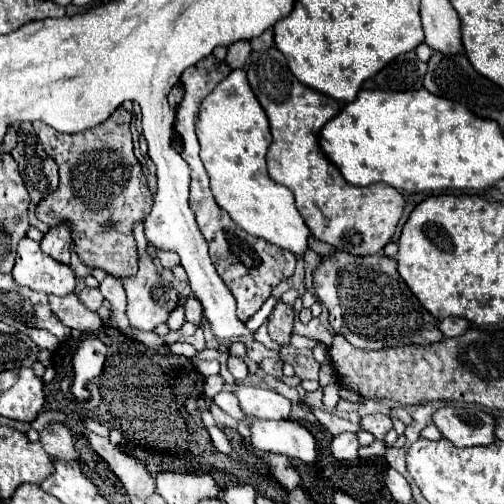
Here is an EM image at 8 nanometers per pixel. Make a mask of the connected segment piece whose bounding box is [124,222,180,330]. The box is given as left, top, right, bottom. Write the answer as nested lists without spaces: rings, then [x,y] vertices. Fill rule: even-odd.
[[[142,222],[135,224],[133,234],[137,243],[139,267],[138,272],[132,278],[124,280],[124,290],[126,290],[126,296],[128,296],[128,320],[130,320],[130,326],[134,326],[134,328],[154,330],[158,324],[168,320],[170,312],[176,308],[180,298],[178,298],[176,290],[172,288],[172,284],[166,282],[158,274],[156,266],[152,264],[152,258],[148,256],[147,252],[147,240],[144,235],[144,225]]]

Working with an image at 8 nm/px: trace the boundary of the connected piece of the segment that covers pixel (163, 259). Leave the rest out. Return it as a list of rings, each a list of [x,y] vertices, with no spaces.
[[[156,250],[156,254],[158,254],[158,260],[160,260],[160,264],[162,264],[164,268],[174,268],[174,266],[180,262],[180,258],[176,256],[176,252],[164,252],[164,250]]]

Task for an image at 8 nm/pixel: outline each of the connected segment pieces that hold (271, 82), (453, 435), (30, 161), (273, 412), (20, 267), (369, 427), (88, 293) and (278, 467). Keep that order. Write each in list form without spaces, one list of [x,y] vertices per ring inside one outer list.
[[[276,46],[252,52],[246,72],[256,98],[268,114],[274,136],[266,156],[270,178],[292,190],[296,208],[318,240],[358,256],[378,254],[394,236],[404,210],[404,198],[388,184],[356,188],[340,176],[340,170],[328,158],[324,158],[318,144],[320,130],[342,110],[342,102],[300,84]]]
[[[444,406],[432,414],[432,422],[454,446],[488,446],[494,442],[494,416],[480,408]]]
[[[22,122],[18,128],[18,144],[12,150],[14,160],[20,166],[22,180],[30,192],[34,204],[52,194],[58,186],[56,162],[44,152],[30,122]]]
[[[204,350],[198,356],[192,358],[196,360],[218,360],[221,364],[220,375],[225,382],[232,387],[232,392],[238,396],[240,406],[258,418],[273,418],[274,420],[286,420],[289,418],[292,402],[284,398],[282,394],[268,390],[268,388],[256,388],[256,386],[246,386],[238,384],[227,368],[228,352],[218,352],[218,350]]]
[[[30,238],[18,242],[16,266],[12,270],[12,276],[20,286],[56,296],[66,296],[76,288],[76,276],[70,266],[52,260],[40,250],[38,242]]]
[[[386,414],[364,416],[364,418],[360,420],[360,424],[362,424],[362,428],[364,428],[366,432],[374,434],[376,440],[384,440],[386,432],[392,430],[392,420],[390,420],[390,416],[386,416]]]
[[[84,288],[82,292],[78,292],[78,300],[88,308],[88,310],[98,310],[102,306],[102,294],[96,288]]]
[[[266,454],[266,460],[274,466],[274,478],[286,488],[286,490],[292,490],[296,486],[300,486],[300,474],[292,468],[290,460],[286,456],[268,456]]]

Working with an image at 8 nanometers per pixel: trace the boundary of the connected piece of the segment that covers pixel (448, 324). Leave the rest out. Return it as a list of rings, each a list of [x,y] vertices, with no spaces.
[[[452,316],[440,318],[438,324],[440,324],[440,332],[444,332],[444,336],[450,336],[450,338],[464,334],[466,328],[468,328],[468,320],[464,320],[464,318],[452,318]]]

